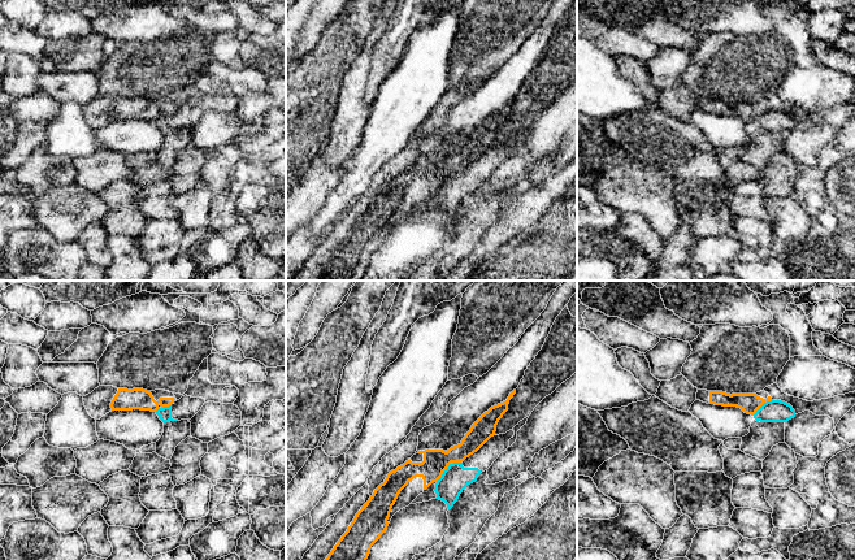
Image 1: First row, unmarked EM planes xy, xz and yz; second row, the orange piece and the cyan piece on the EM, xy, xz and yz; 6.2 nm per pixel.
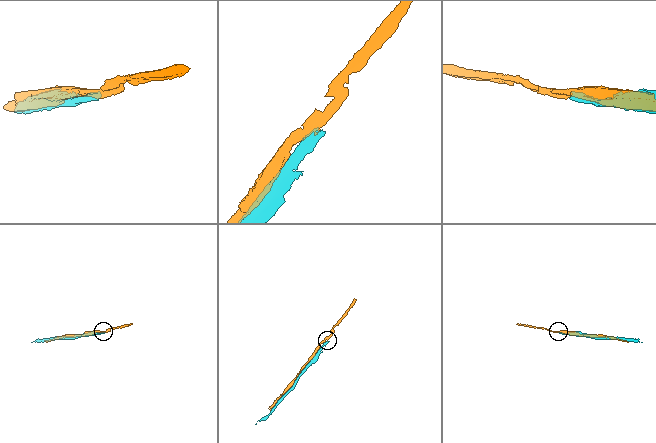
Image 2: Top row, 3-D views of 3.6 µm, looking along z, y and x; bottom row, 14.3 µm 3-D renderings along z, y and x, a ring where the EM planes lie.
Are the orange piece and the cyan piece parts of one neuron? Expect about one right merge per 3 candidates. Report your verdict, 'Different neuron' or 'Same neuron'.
Different neuron

